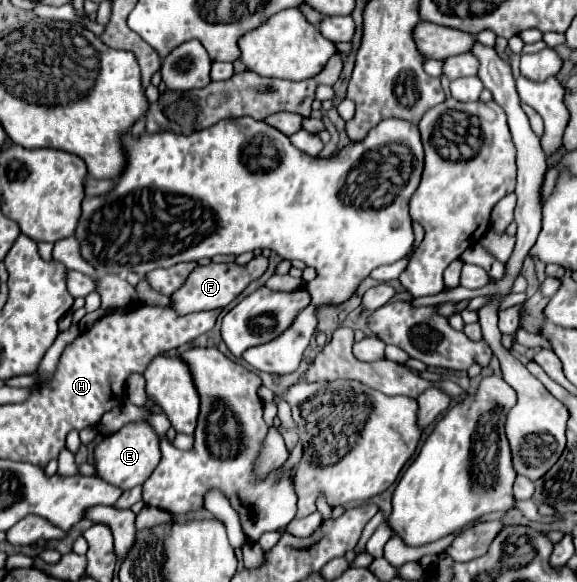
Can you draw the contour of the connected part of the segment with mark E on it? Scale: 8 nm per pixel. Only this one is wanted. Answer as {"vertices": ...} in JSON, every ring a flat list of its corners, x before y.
{"vertices":[[128,424,122,430,104,436,102,442,94,448,94,468,96,476,112,486,118,486,120,490,132,490,134,486,140,486,146,482,146,478,154,472,154,468,160,462,160,448,158,448,158,436,150,426,144,424]]}

